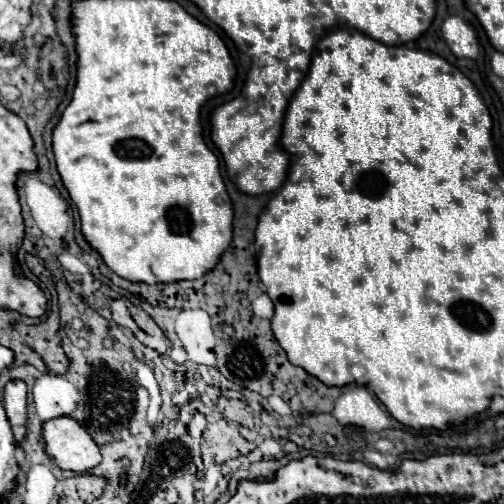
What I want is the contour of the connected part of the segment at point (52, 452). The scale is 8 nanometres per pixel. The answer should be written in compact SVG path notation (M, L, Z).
M68 416L52 418L42 424L42 444L48 458L60 470L82 474L100 462L100 452L92 436Z

